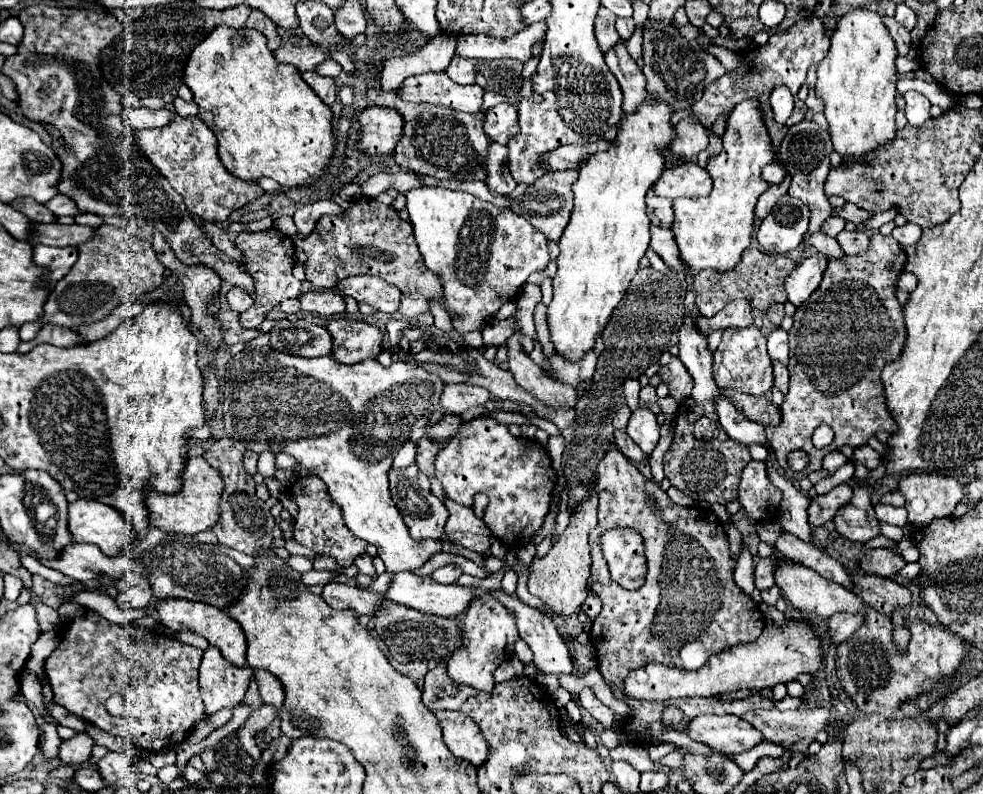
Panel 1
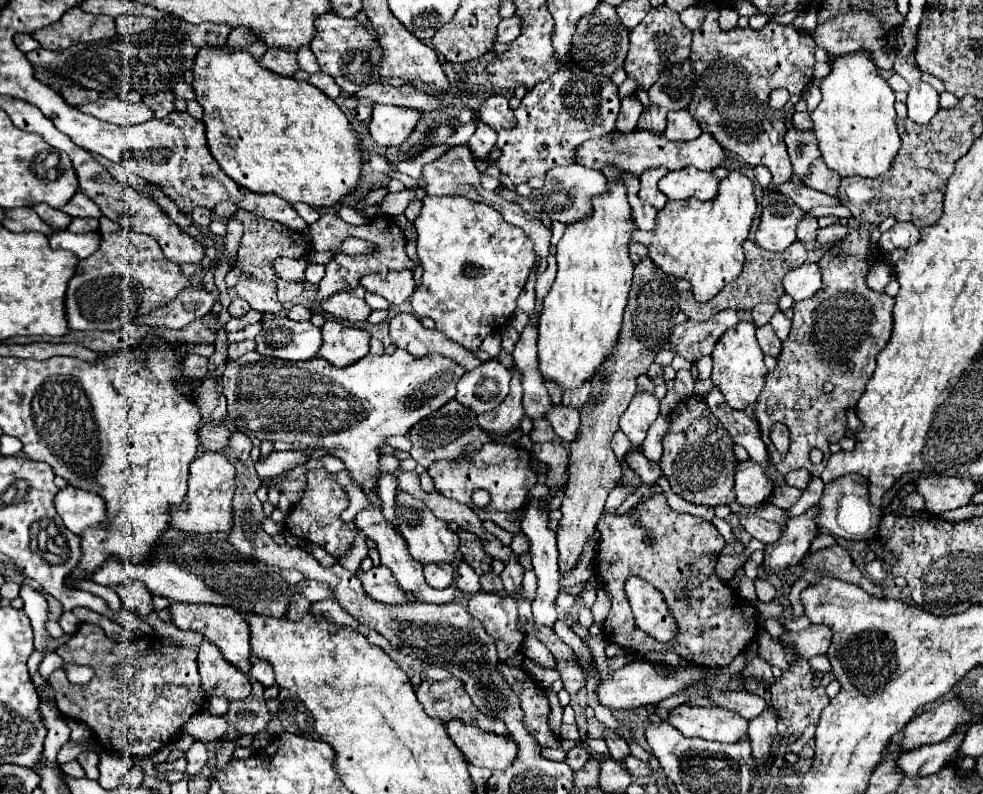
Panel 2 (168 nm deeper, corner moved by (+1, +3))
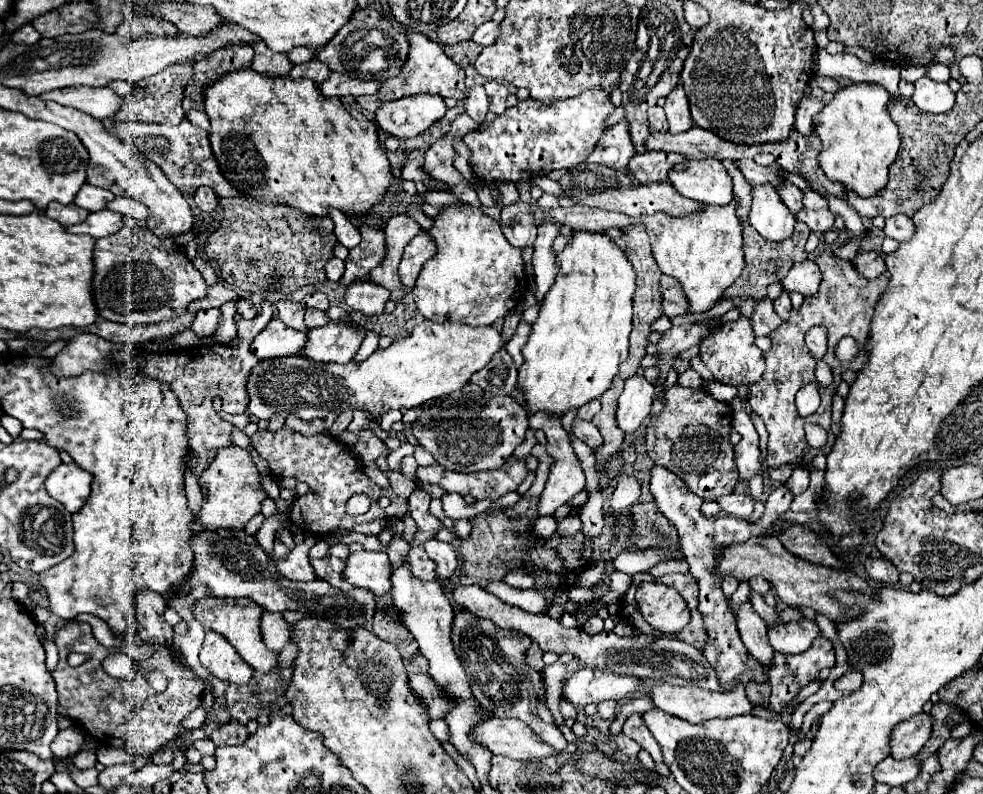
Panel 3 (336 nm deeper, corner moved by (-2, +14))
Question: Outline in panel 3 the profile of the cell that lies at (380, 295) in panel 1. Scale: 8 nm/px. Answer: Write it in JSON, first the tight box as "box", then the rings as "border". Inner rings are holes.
{"box":[399,232,435,288],"border":[[[421,232],[417,234],[405,248],[403,252],[403,258],[401,258],[401,264],[399,264],[399,278],[403,282],[403,286],[411,288],[423,268],[423,264],[435,256],[435,240]]]}

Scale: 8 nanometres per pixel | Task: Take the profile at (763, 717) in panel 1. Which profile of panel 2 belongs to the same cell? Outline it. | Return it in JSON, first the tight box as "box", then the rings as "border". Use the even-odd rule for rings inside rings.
{"box":[700,683,770,719],"border":[[[700,683],[700,689],[708,689],[708,697],[720,705],[722,709],[734,711],[738,715],[742,715],[744,719],[754,719],[756,715],[760,715],[762,711],[766,711],[770,705],[766,699],[760,699],[758,695],[748,693],[746,689],[738,689],[738,691],[726,691],[726,693],[718,693],[716,689],[712,689],[706,683]]]}

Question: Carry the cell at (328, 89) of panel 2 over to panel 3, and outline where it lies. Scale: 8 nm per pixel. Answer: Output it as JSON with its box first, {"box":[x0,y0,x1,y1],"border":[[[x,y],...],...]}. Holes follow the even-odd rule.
{"box":[305,58,329,82],"border":[[[313,58],[313,60],[309,60],[307,62],[307,70],[305,70],[305,78],[309,78],[309,80],[313,80],[313,82],[323,82],[325,80],[325,76],[329,74],[329,68],[327,68],[327,64],[323,64],[323,62],[319,62],[317,58]]]}

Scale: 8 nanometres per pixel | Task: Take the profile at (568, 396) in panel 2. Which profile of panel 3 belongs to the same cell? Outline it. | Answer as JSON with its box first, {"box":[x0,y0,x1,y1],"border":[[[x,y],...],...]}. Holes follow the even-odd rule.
{"box":[577,400,601,422],"border":[[[593,400],[591,404],[585,404],[583,408],[579,408],[579,410],[577,410],[577,418],[581,418],[581,420],[587,420],[587,422],[589,422],[589,420],[599,412],[599,410],[601,410],[599,400]]]}

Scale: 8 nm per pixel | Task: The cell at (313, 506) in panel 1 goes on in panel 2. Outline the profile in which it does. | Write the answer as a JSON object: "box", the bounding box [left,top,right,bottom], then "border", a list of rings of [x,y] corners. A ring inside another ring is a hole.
{"box":[286,469,356,557],"border":[[[314,469],[308,471],[308,485],[302,495],[302,499],[292,507],[290,515],[286,517],[286,527],[292,535],[312,541],[320,547],[326,547],[326,551],[334,557],[344,557],[356,539],[356,527],[350,527],[350,523],[342,521],[340,513],[348,507],[348,495],[346,491],[332,479],[332,475],[326,469]]]}

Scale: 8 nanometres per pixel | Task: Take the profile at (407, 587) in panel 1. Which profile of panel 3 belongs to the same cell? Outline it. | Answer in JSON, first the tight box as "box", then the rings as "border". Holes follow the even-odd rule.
{"box":[343,552,391,596],"border":[[[351,552],[345,560],[343,578],[351,586],[361,586],[383,596],[391,590],[389,558],[385,552]]]}

